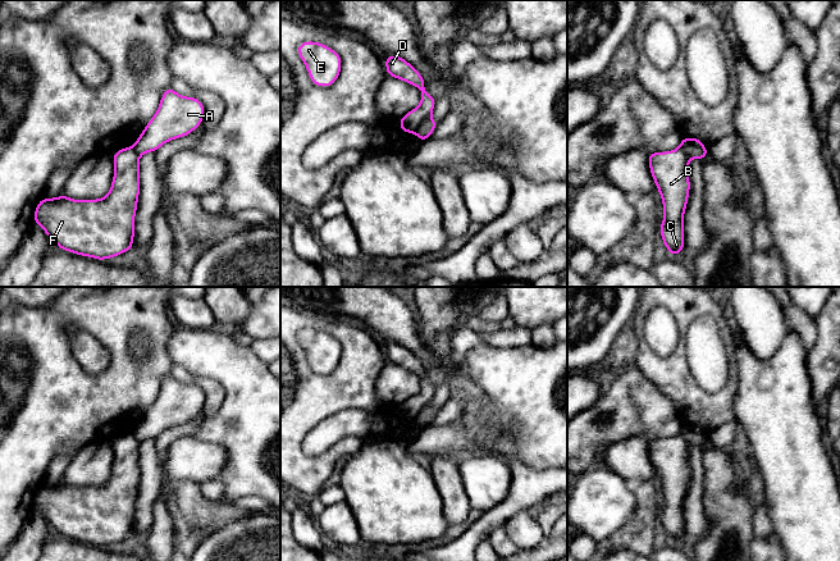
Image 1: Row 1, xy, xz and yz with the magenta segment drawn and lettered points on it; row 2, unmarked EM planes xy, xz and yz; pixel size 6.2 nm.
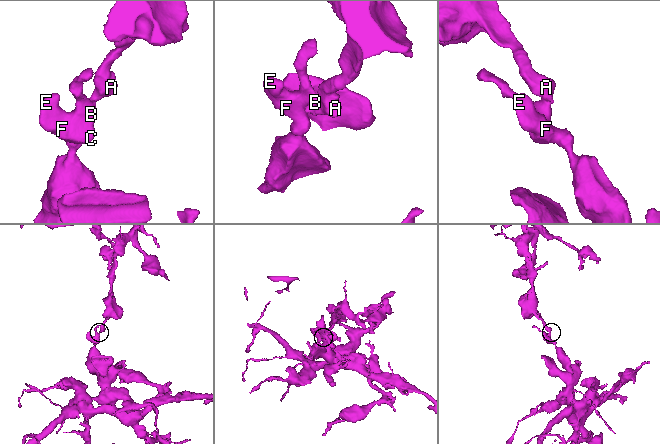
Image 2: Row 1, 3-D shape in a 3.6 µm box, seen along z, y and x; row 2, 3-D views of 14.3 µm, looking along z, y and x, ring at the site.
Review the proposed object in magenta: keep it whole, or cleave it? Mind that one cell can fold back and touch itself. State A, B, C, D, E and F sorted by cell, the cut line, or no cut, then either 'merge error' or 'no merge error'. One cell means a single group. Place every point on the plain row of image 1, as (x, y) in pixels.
A / B C D E F | xz (430, 400), (414, 418) | merge error

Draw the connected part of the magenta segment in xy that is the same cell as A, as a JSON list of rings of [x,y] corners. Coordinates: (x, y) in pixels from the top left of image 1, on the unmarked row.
[[[172,374],[164,377],[158,398],[137,424],[137,441],[155,439],[164,430],[197,416],[205,403],[204,391],[195,383],[184,384]]]

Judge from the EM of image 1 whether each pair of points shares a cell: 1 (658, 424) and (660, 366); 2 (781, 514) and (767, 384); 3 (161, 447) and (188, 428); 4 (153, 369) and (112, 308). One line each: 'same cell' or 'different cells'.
1: different cells
2: same cell
3: same cell
4: same cell

